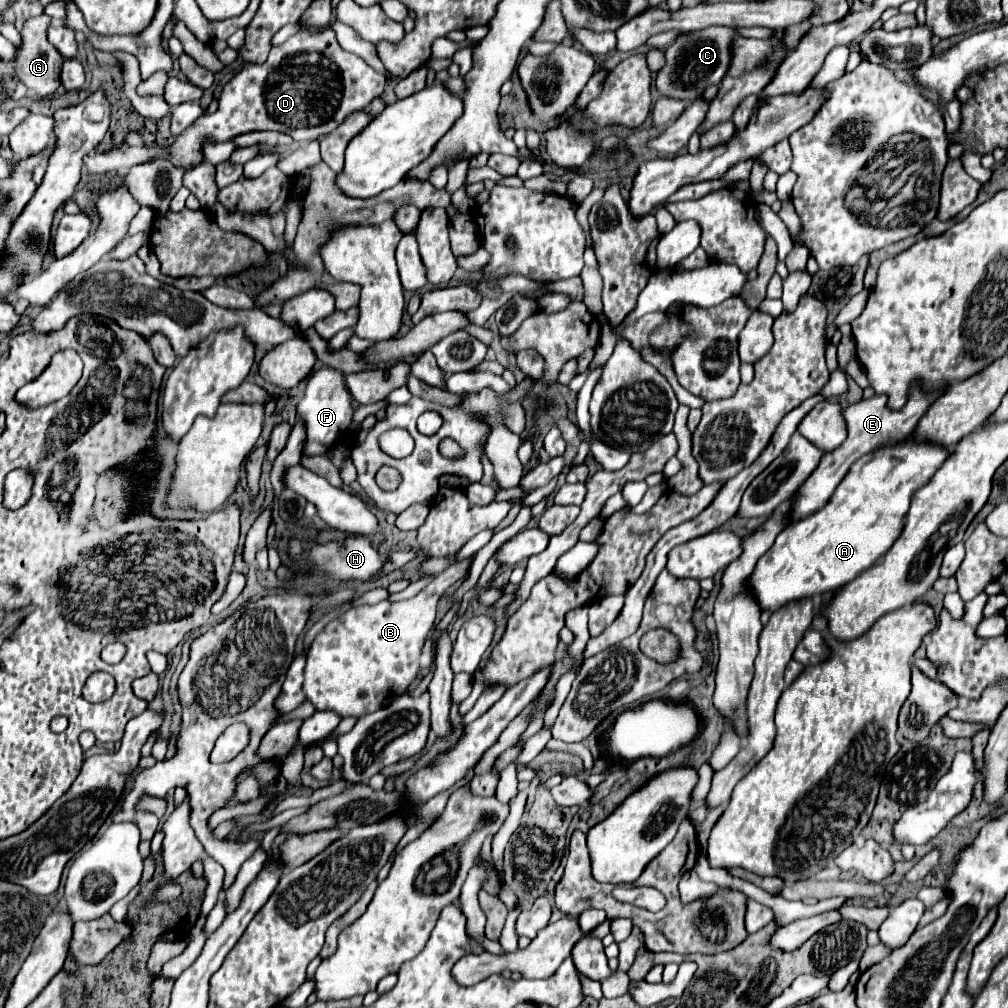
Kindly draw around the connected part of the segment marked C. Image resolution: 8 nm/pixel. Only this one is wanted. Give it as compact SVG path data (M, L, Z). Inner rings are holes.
M712 26L700 32L688 32L676 38L666 50L666 66L658 72L658 92L676 100L696 100L710 84L720 84L730 64L730 44L736 36L734 28Z

